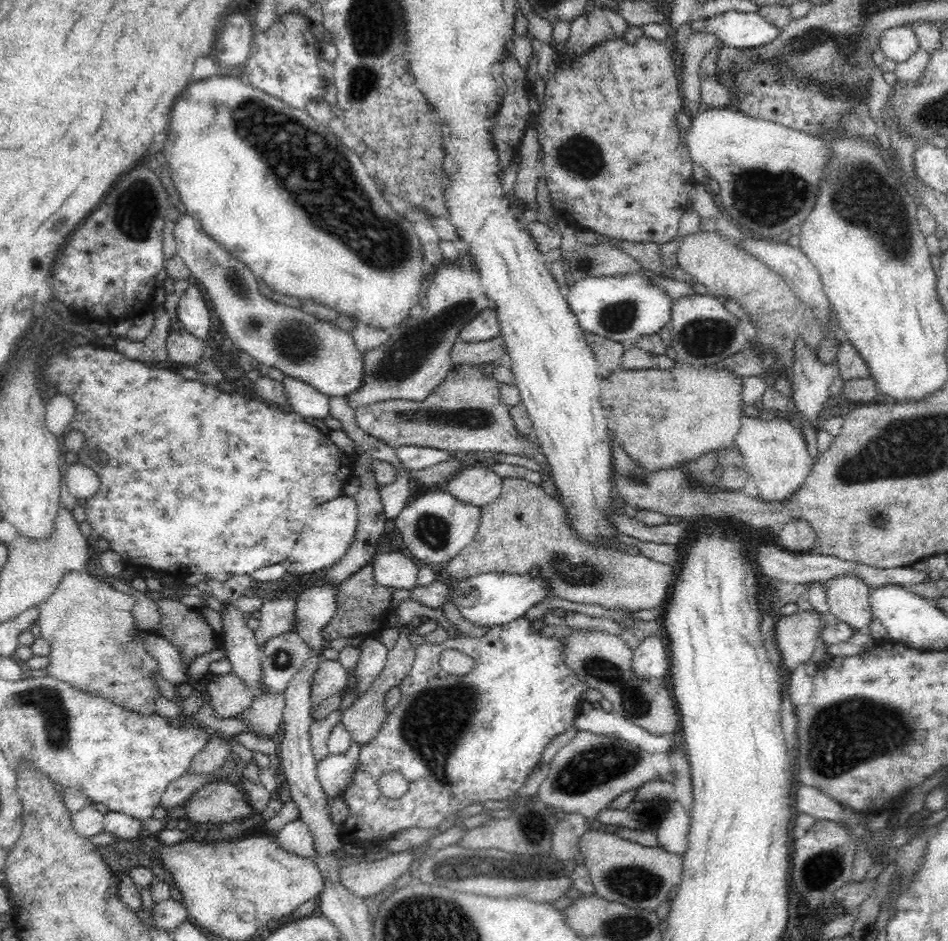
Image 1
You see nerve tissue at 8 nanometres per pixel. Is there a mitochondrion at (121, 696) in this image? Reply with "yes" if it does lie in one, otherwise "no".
no

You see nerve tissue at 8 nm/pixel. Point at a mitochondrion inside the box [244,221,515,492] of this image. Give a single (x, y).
(402, 361)

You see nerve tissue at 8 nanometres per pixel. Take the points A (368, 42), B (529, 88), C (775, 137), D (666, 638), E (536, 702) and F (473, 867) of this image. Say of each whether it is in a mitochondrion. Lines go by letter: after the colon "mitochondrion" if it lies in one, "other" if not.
A: mitochondrion
B: other
C: other
D: other
E: other
F: mitochondrion

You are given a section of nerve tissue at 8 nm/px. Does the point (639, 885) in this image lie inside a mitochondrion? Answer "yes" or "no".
yes

